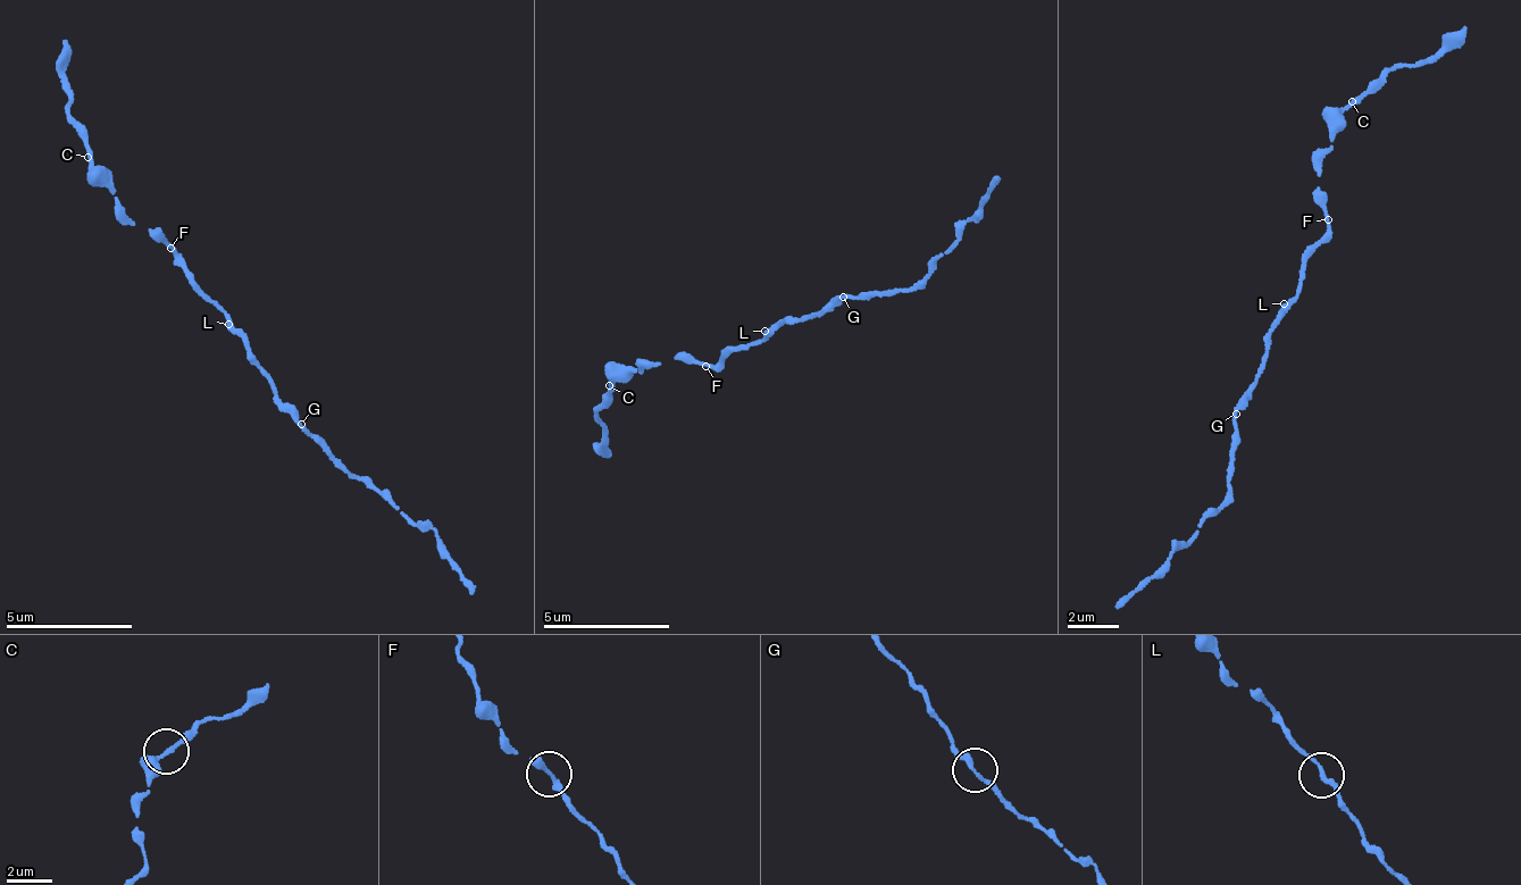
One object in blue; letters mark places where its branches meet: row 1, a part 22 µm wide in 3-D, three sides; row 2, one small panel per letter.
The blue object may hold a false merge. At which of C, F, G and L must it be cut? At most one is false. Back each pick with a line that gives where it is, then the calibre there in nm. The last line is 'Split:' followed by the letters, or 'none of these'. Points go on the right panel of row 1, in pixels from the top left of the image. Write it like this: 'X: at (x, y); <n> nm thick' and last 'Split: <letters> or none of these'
C: at (1352, 101); 240 nm thick
Split: C

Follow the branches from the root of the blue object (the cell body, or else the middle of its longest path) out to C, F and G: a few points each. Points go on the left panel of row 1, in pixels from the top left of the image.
C: (235, 328), (233, 320), (191, 284), (186, 267), (170, 248), (133, 223), (116, 203), (111, 181), (86, 159)
F: (235, 328), (233, 320), (191, 284), (186, 267), (170, 253), (170, 248)
G: (235, 328), (245, 344), (248, 358), (273, 385), (277, 402), (302, 424)

